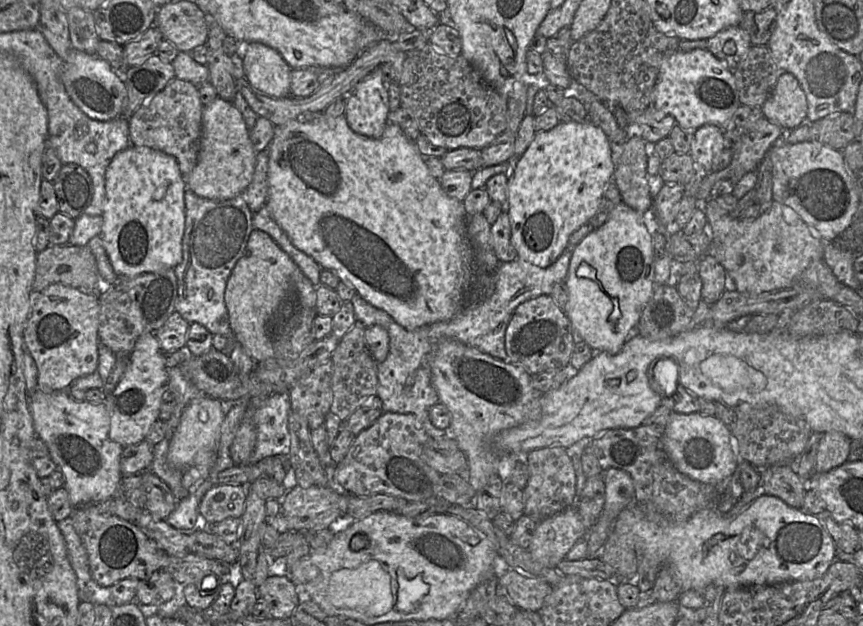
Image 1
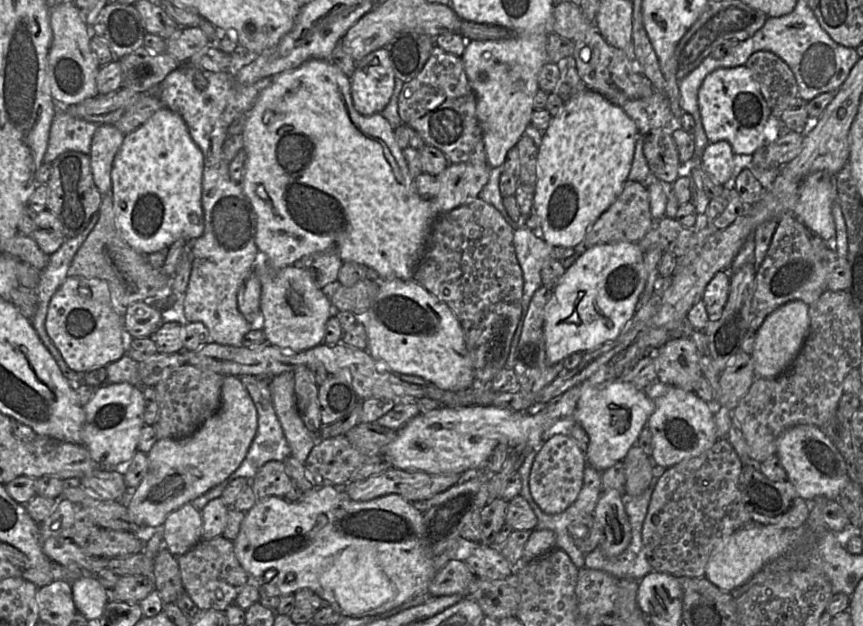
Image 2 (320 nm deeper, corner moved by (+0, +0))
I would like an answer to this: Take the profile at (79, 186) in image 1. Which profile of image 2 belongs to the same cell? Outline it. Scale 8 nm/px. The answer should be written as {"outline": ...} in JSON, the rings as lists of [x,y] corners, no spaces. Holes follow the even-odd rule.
{"outline":[[[72,150],[60,154],[52,162],[47,187],[46,209],[59,220],[65,236],[75,237],[82,233],[93,214],[99,210],[103,198],[93,179],[89,155]]]}

